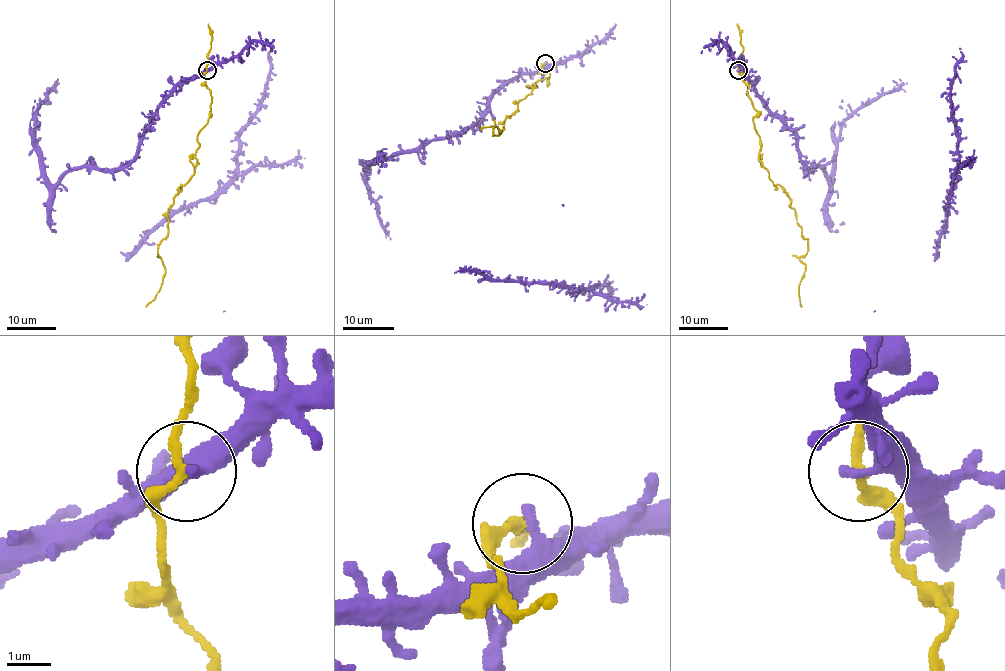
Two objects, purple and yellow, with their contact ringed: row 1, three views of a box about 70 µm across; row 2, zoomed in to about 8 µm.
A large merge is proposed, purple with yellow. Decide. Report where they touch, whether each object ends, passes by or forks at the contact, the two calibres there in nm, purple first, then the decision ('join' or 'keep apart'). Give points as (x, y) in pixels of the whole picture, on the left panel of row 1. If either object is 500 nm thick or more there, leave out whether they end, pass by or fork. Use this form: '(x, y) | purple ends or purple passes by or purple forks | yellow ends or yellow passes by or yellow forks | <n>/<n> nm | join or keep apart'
(207, 70) | purple ends | yellow passes by | 400/240 nm | join

